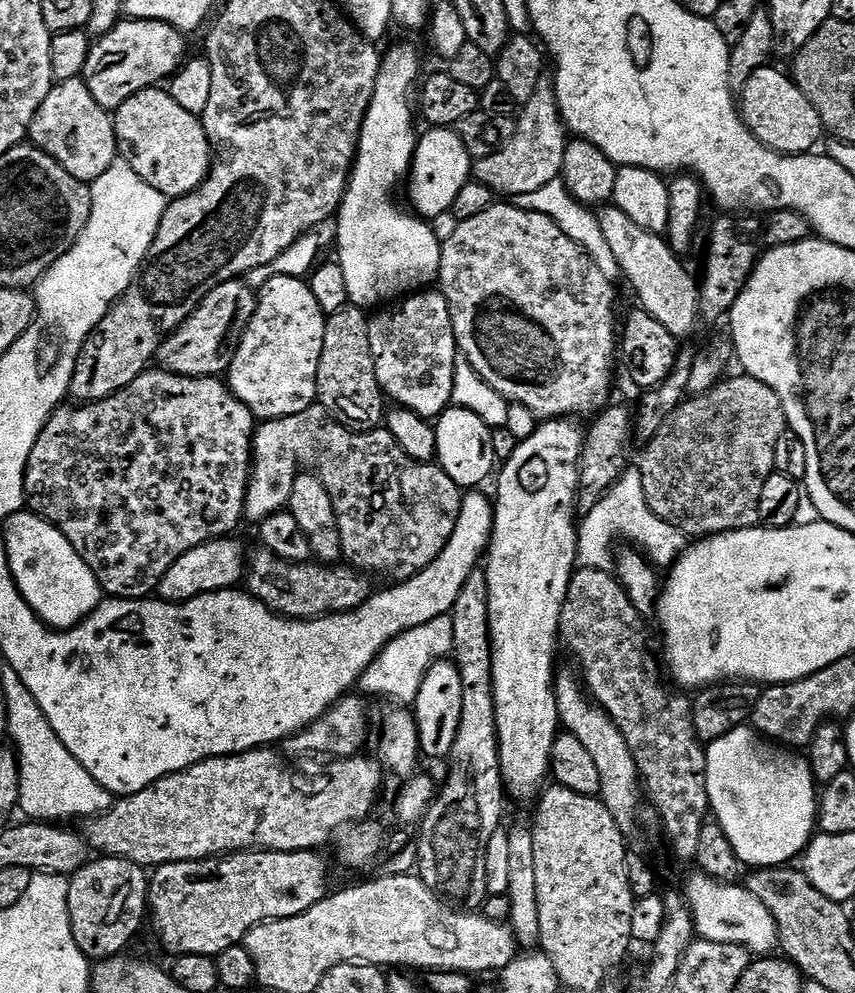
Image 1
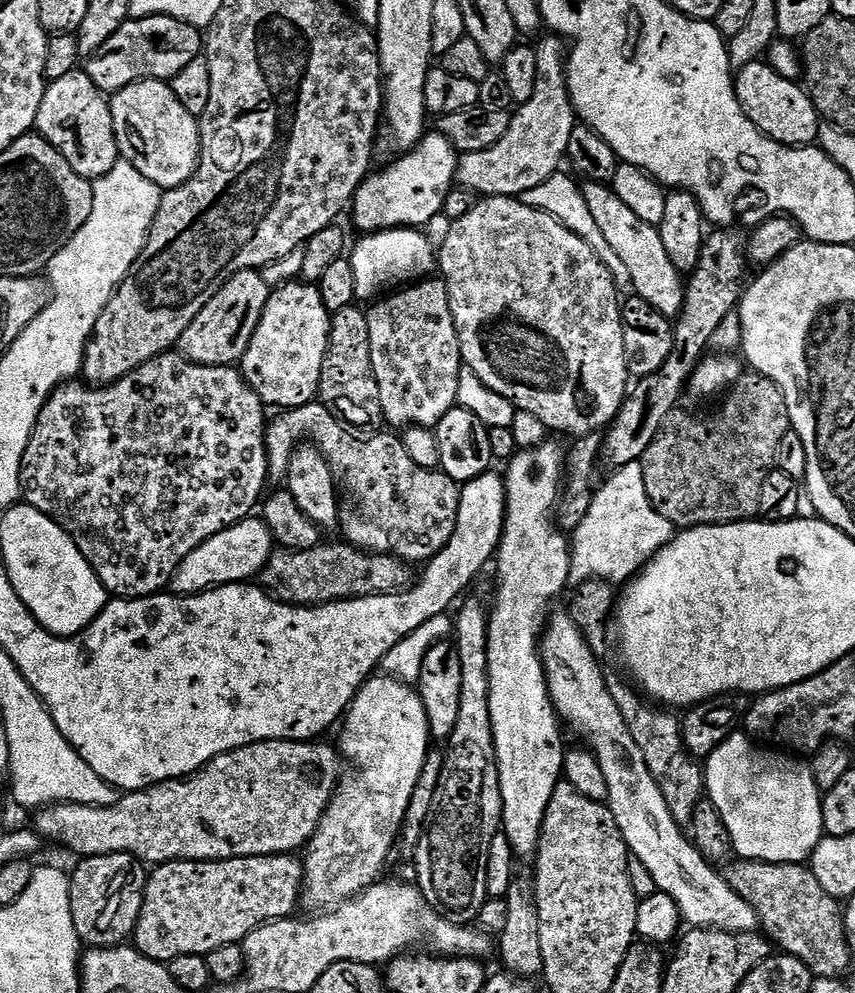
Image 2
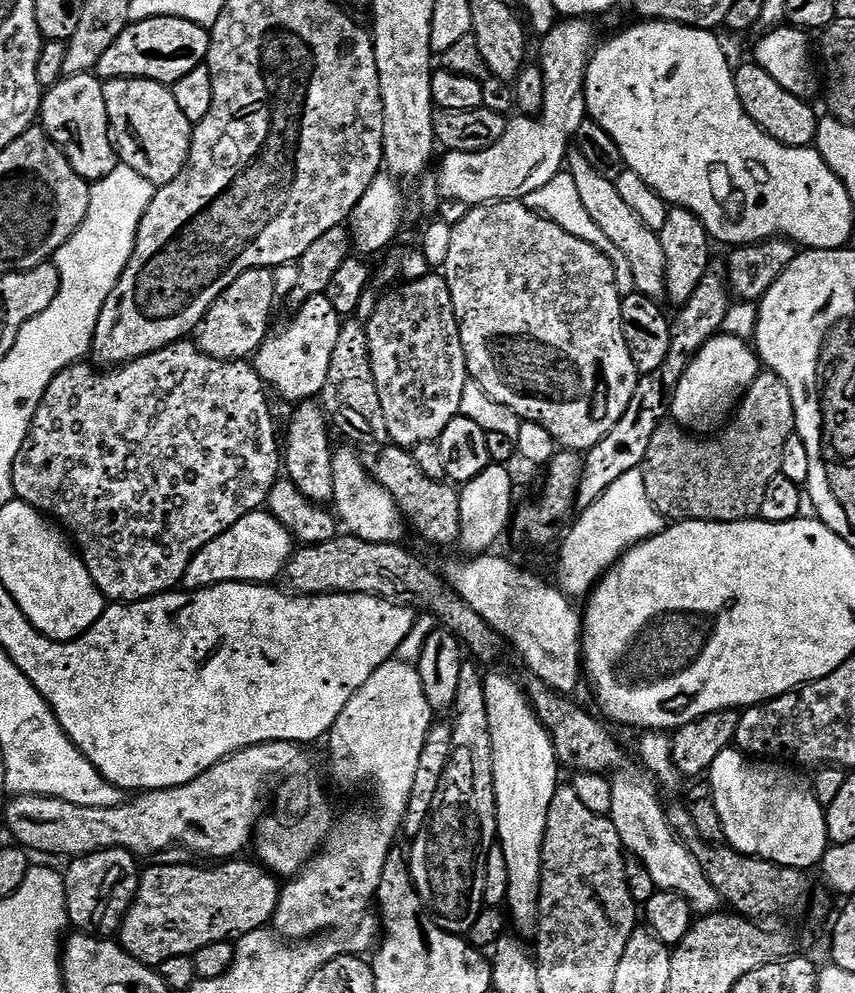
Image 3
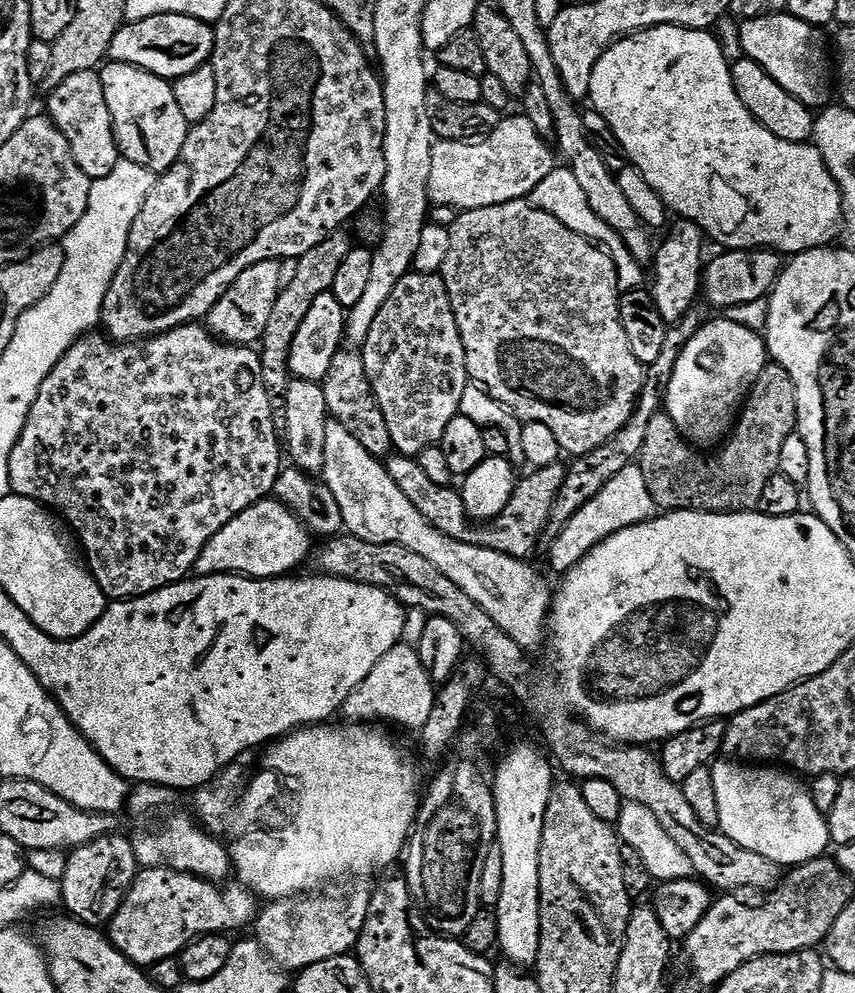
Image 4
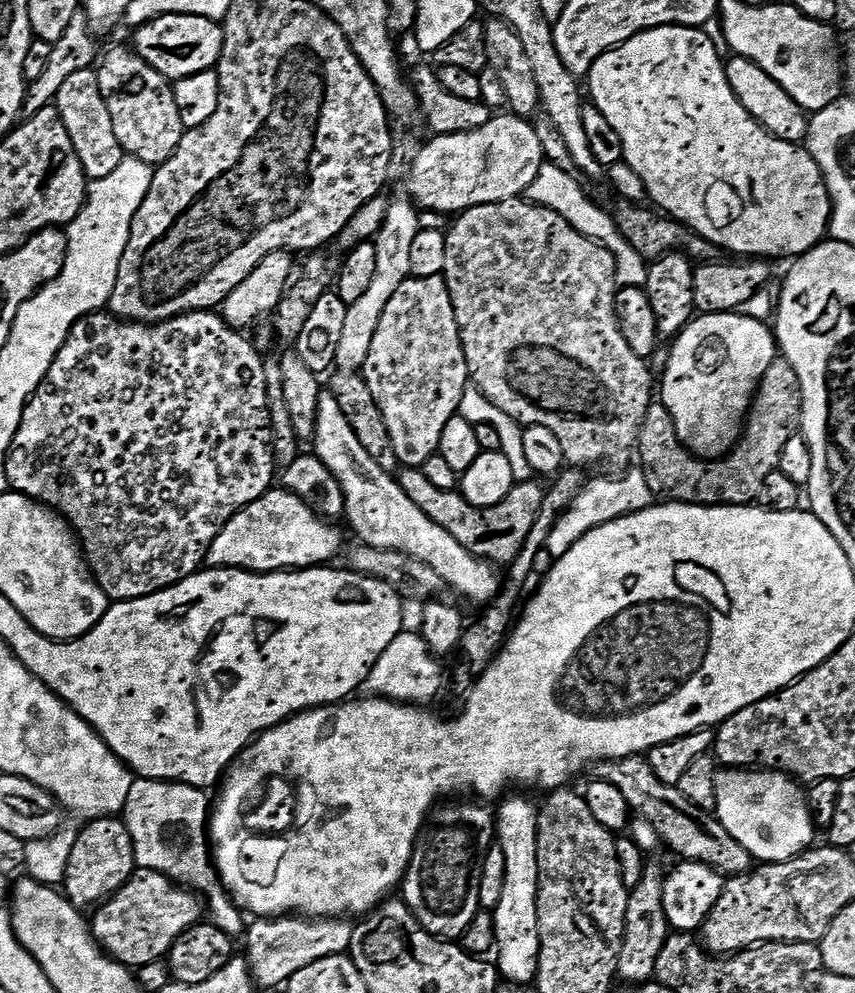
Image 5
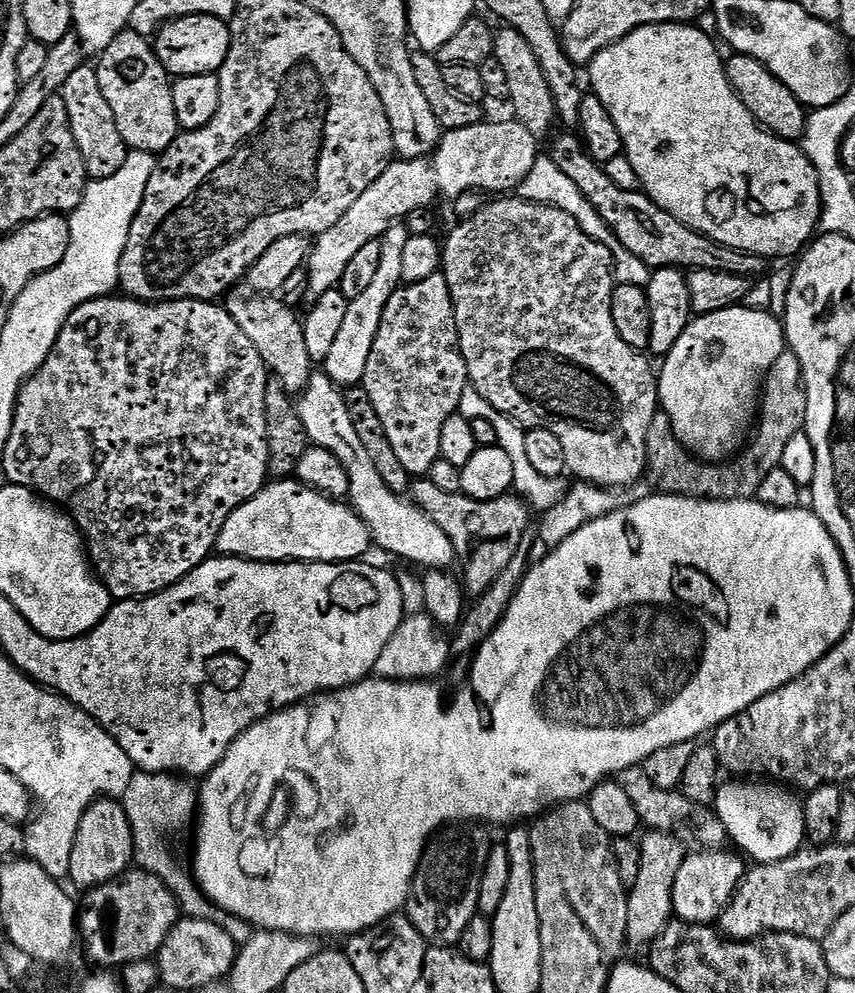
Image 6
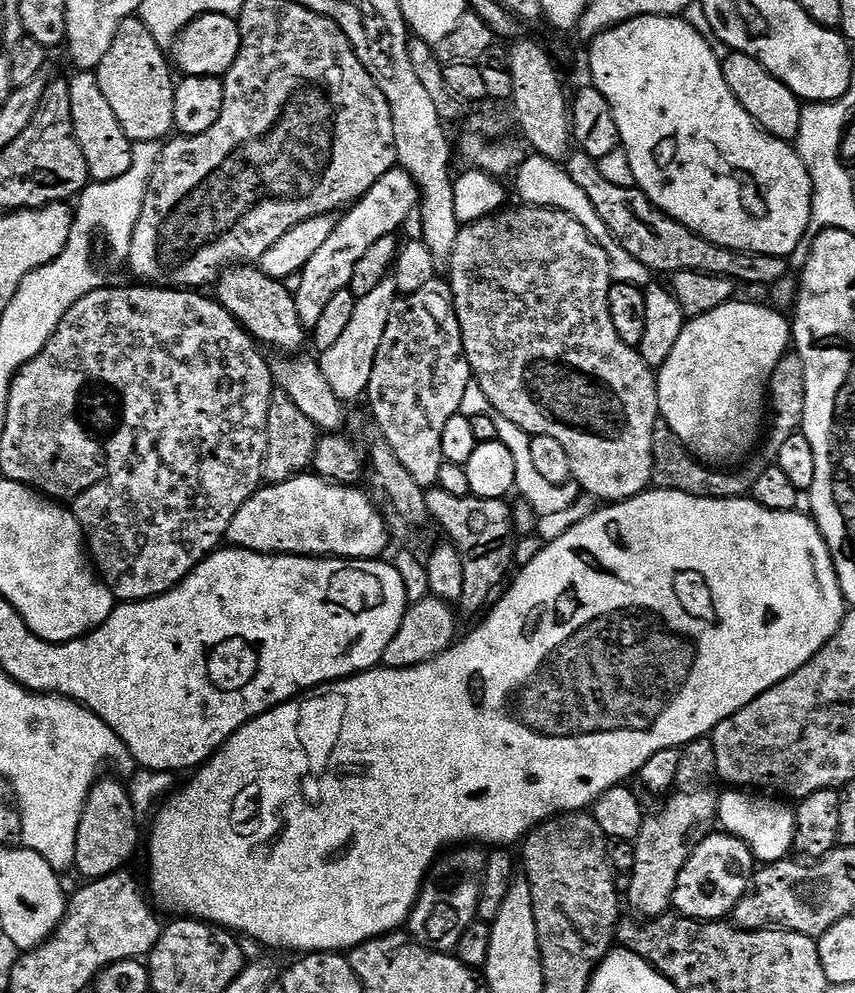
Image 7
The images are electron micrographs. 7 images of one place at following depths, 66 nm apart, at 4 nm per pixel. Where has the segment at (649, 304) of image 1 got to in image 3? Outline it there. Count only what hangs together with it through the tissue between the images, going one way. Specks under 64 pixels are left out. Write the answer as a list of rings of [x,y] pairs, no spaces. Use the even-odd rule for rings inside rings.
[[[569,151],[566,170],[574,178],[582,206],[586,206],[590,218],[594,218],[606,238],[610,238],[614,246],[626,254],[626,262],[630,262],[630,270],[634,273],[636,291],[652,300],[663,301],[666,296],[666,254],[662,250],[659,232],[650,230],[650,226],[646,226],[646,222],[642,222],[642,218],[638,218],[638,214],[626,206],[622,194],[618,194],[615,179],[601,171],[593,161],[586,159],[583,152]]]

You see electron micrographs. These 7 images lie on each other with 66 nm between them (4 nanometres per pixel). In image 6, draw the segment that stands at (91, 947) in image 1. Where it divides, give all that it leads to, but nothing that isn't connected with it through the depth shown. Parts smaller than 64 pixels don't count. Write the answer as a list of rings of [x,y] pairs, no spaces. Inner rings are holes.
[[[101,798],[95,800],[82,814],[82,822],[78,822],[78,834],[74,838],[74,850],[70,850],[70,870],[68,871],[68,880],[76,883],[83,890],[91,890],[111,884],[112,881],[119,878],[123,872],[129,871],[133,863],[134,838],[131,836],[130,821],[127,818],[126,810],[121,801],[116,798]]]

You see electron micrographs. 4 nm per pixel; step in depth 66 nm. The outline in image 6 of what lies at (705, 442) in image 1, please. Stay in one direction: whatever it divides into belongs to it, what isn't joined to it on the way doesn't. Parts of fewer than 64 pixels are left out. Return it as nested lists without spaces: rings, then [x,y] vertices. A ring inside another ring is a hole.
[[[785,350],[778,362],[764,373],[758,423],[750,443],[739,455],[727,462],[705,462],[693,456],[674,434],[672,419],[660,410],[654,422],[650,422],[650,430],[646,430],[647,479],[657,493],[666,496],[689,496],[691,500],[751,500],[766,474],[779,468],[786,445],[794,434],[804,431],[805,422],[806,386],[802,362],[798,362],[792,351]]]

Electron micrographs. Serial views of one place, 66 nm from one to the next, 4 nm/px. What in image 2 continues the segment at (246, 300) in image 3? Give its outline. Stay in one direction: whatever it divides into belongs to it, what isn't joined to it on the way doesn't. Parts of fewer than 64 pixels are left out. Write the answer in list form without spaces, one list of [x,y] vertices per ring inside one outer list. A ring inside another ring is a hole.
[[[256,270],[239,272],[206,302],[198,318],[194,318],[180,336],[178,352],[183,359],[202,368],[222,368],[235,365],[244,357],[270,295],[270,287],[260,276],[263,275]]]

